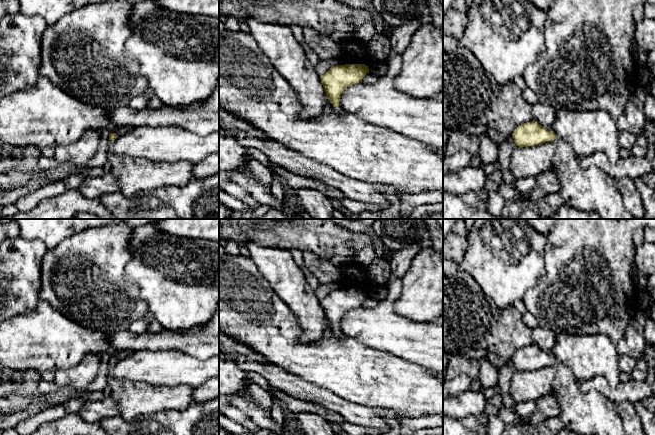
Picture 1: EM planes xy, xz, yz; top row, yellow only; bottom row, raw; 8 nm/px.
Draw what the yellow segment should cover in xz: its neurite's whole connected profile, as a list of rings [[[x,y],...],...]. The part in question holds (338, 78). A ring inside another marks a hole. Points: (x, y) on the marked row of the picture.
[[[345,64],[333,66],[320,76],[326,96],[333,105],[332,111],[336,115],[344,116],[347,113],[339,107],[344,90],[353,84],[362,82],[362,78],[367,73],[369,73],[369,68],[365,64]]]

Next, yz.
[[[533,120],[518,126],[512,138],[519,147],[555,142],[553,172],[559,179],[564,203],[578,210],[594,211],[600,219],[635,219],[625,208],[616,181],[595,166],[583,169],[573,149],[553,131]]]

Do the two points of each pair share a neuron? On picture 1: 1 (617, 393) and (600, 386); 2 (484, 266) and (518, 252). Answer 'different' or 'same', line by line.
1: same
2: same

